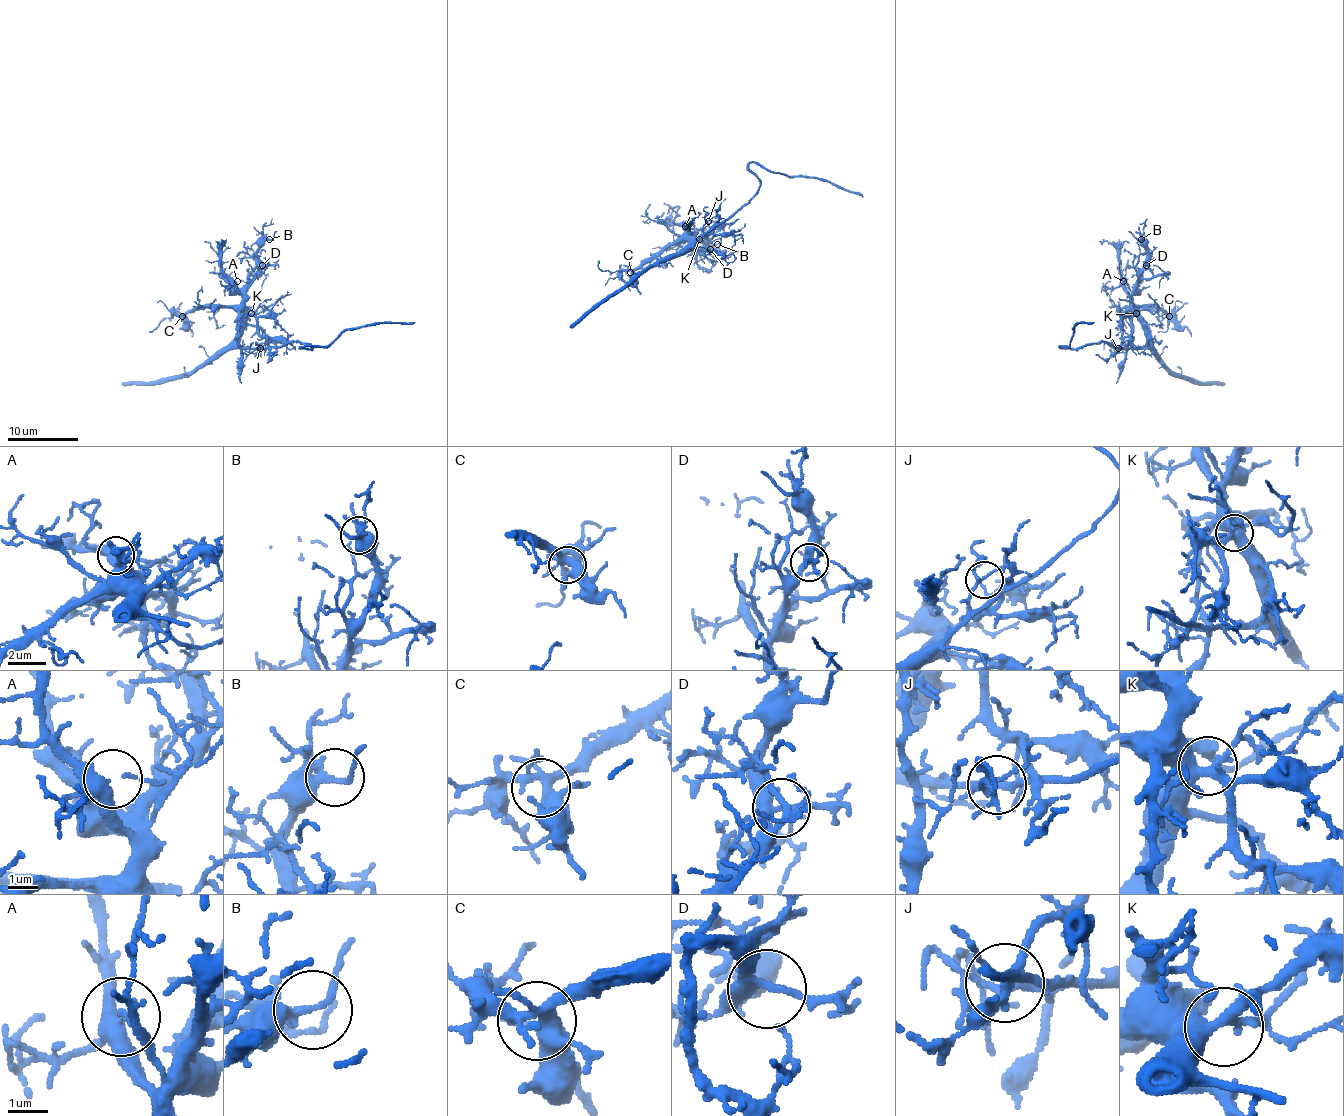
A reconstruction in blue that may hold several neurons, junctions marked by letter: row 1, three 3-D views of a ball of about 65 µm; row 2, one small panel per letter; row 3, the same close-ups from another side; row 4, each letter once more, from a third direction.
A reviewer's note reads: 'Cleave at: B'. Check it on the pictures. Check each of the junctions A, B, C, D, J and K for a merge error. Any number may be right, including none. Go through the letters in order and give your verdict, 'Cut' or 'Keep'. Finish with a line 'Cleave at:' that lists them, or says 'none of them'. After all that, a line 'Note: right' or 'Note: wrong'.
A: Keep
B: Keep
C: Keep
D: Keep
J: Keep
K: Keep
Cleave at: none of them
Note: wrong

